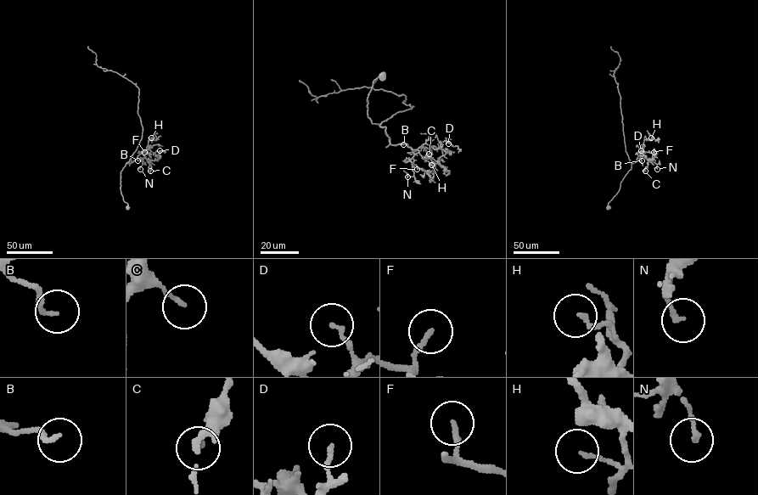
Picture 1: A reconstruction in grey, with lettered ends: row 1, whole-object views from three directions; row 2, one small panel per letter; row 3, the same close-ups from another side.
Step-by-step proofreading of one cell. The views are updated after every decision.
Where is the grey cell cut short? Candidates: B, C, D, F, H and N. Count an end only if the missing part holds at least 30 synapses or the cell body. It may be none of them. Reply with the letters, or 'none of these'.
F

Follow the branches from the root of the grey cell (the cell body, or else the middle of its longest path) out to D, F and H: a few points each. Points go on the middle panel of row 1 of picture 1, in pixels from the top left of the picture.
D: (382, 75), (373, 82), (367, 116), (385, 127), (390, 143), (414, 151), (448, 143)
F: (382, 75), (373, 82), (367, 116), (372, 123), (385, 127), (390, 144), (405, 143), (411, 149), (417, 169)
H: (382, 75), (373, 82), (367, 116), (385, 127), (390, 144), (405, 143), (413, 151), (423, 147), (431, 165)

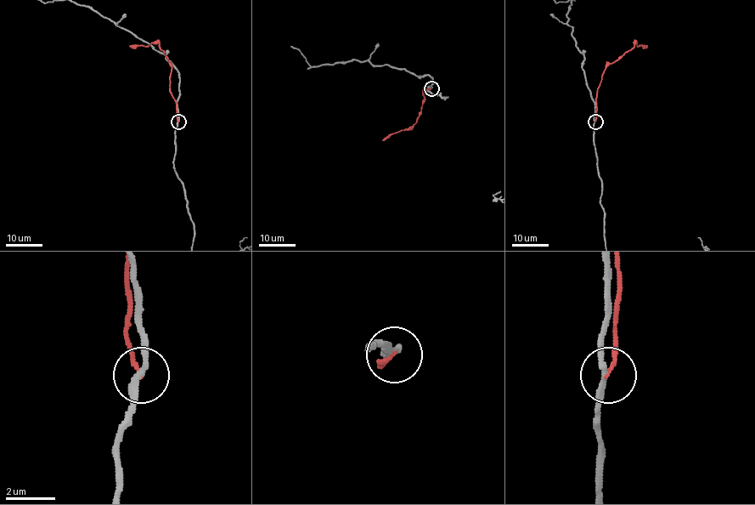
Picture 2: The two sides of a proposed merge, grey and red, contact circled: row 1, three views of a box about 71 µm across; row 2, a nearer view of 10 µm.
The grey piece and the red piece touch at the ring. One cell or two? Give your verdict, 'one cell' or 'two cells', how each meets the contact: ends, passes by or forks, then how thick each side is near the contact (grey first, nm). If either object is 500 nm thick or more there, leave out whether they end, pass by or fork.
two cells; grey passes by; red ends there; 240 nm thick on the grey side, 140 nm on the other

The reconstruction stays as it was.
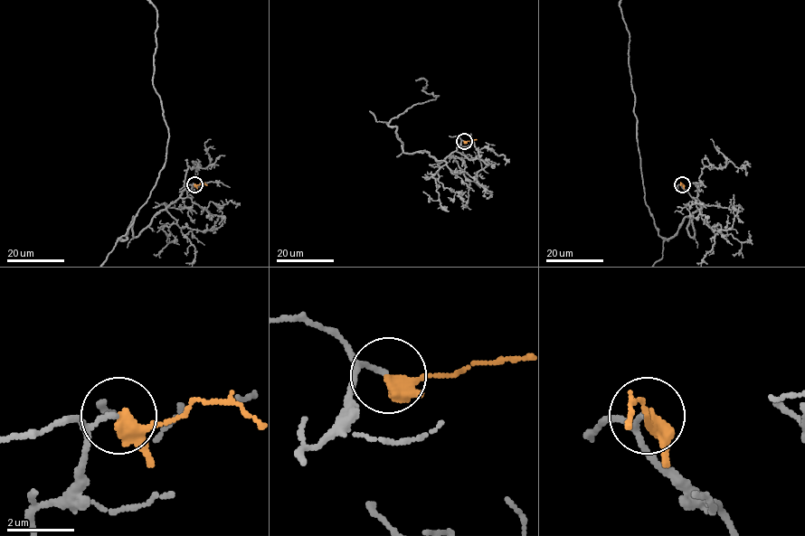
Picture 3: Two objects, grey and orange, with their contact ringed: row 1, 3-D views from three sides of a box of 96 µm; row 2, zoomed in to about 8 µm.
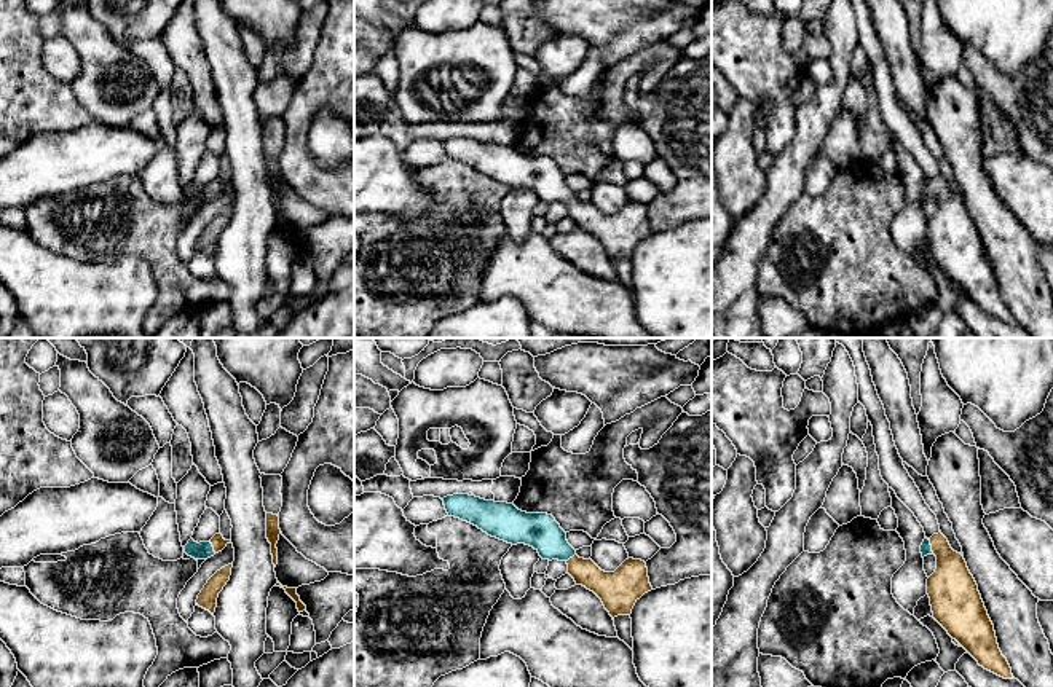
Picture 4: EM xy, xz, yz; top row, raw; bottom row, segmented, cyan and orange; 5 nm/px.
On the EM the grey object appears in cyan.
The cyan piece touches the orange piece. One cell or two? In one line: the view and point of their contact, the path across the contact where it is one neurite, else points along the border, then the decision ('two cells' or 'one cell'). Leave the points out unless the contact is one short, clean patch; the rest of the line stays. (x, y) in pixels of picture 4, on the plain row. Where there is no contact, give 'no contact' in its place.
yz (930, 190) | across yz (926, 192), (930, 190), (950, 206), (951, 231) | one cell

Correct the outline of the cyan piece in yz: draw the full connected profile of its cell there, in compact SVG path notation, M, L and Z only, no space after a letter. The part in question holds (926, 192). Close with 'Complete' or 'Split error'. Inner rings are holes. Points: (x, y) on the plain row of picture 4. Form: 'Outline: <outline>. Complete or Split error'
Outline: M941 175L930 182L925 180L921 196L922 201L937 199L937 212L927 222L933 261L980 309L1004 322L1013 322L1012 311L999 292L994 268L964 199L951 191Z. Split error

